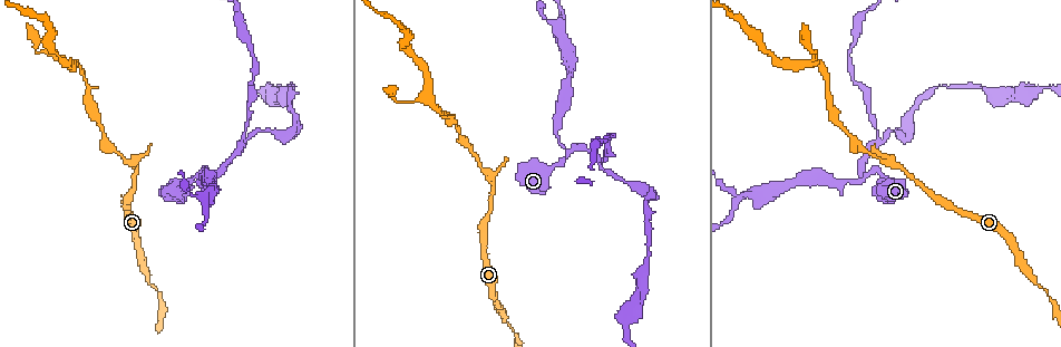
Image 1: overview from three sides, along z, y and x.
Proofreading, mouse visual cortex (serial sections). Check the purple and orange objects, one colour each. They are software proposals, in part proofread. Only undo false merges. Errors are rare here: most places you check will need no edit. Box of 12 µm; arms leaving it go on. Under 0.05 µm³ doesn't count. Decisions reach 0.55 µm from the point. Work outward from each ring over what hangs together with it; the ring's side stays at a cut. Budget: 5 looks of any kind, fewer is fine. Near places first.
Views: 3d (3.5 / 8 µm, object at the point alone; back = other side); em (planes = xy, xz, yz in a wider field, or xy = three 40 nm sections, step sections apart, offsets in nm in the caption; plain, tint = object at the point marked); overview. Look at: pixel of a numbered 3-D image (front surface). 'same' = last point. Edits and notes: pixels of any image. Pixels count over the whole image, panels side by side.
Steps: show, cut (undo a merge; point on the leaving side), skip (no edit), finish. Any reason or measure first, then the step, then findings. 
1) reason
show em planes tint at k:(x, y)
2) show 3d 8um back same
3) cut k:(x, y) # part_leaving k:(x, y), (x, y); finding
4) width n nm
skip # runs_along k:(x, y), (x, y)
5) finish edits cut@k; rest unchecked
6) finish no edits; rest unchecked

two arms in line, one across
show 3d 8um at 1:(876, 139)

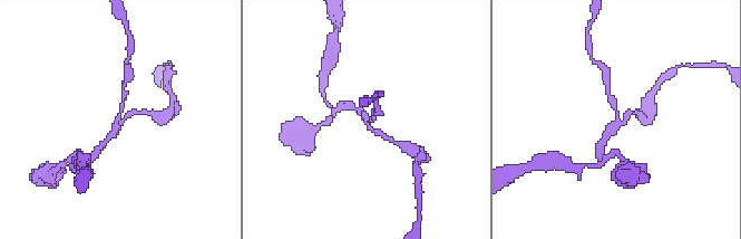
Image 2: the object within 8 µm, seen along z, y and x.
closer look
show 3d 3.5um at 2:(618, 124)

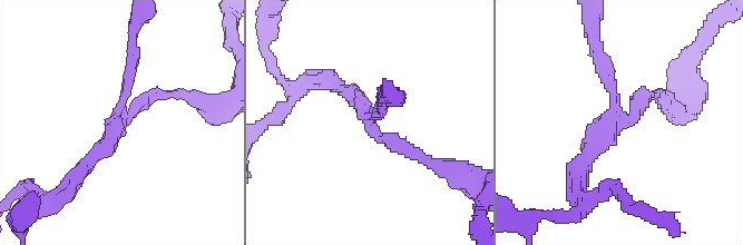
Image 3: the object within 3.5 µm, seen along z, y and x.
skip # one cell here

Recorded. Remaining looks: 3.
arms part here
show 3d 3.5um back at 1:(818, 60)

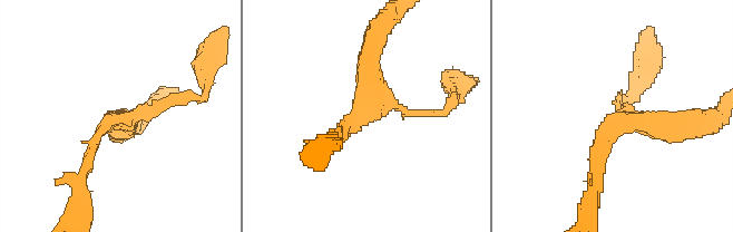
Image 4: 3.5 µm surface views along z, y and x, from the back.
skip # all the same cell

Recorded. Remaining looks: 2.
finish no edits; rest unchecked

